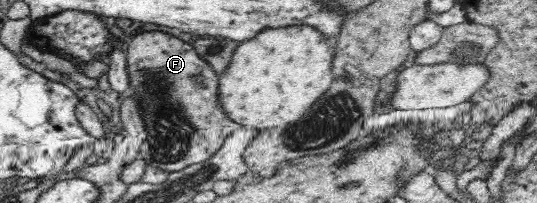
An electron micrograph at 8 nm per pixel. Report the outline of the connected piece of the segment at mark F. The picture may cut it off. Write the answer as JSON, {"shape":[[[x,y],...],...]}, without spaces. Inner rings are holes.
{"shape":[[[145,32],[131,39],[125,47],[125,53],[125,67],[129,73],[129,89],[126,95],[139,103],[141,119],[147,131],[147,138],[141,145],[138,158],[142,158],[147,165],[173,173],[206,161],[222,147],[224,140],[241,126],[233,122],[224,111],[218,91],[220,75],[206,60],[201,60],[201,56],[191,44],[171,34]]]}

